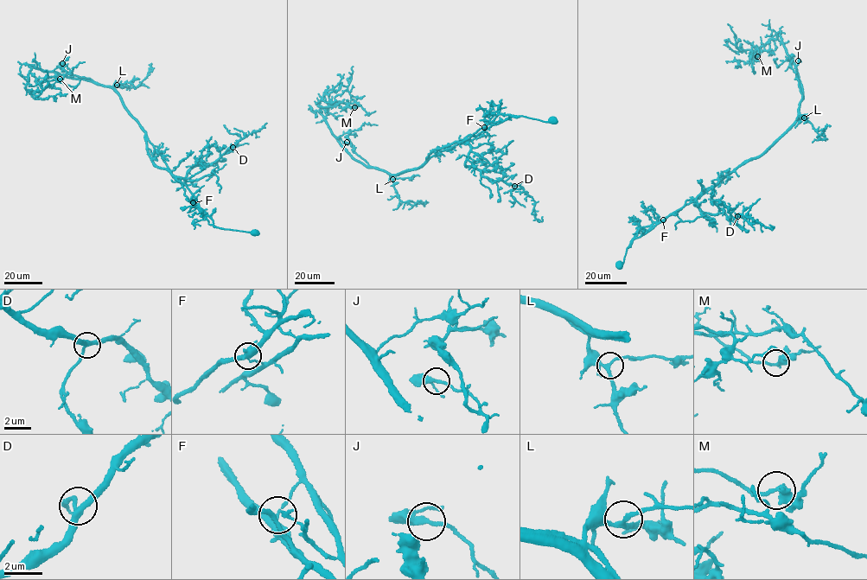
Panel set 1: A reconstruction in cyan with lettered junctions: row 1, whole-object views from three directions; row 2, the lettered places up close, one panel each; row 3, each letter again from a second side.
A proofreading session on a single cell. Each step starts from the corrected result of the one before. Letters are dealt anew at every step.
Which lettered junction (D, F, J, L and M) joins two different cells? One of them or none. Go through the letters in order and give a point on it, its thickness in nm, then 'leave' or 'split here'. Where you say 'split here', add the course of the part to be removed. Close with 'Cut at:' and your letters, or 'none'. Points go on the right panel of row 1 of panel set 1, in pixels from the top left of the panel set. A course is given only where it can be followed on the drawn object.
D: (737, 216) | 280 nm | leave
F: (663, 219) | 280 nm | split here | (663, 219), (695, 200), (736, 168), (762, 155), (795, 122), (802, 96), (790, 63), (793, 55)
J: (798, 60) | 260 nm | leave
L: (804, 117) | 240 nm | leave
M: (757, 56) | 260 nm | leave
Cut at: F

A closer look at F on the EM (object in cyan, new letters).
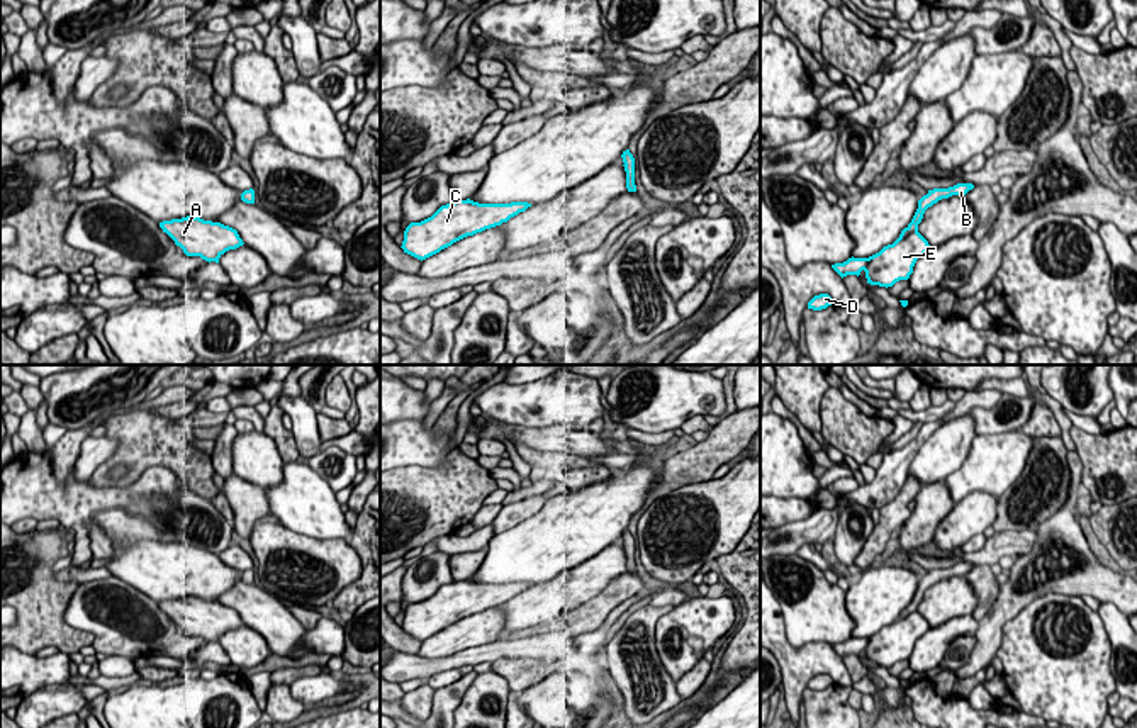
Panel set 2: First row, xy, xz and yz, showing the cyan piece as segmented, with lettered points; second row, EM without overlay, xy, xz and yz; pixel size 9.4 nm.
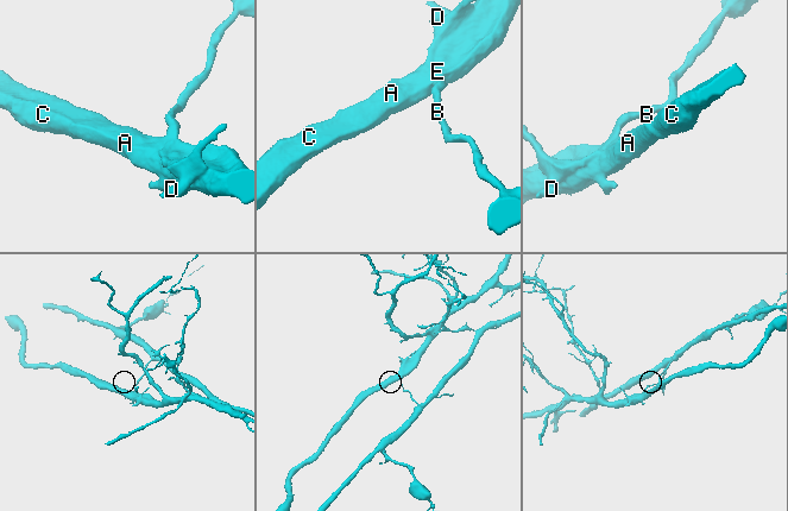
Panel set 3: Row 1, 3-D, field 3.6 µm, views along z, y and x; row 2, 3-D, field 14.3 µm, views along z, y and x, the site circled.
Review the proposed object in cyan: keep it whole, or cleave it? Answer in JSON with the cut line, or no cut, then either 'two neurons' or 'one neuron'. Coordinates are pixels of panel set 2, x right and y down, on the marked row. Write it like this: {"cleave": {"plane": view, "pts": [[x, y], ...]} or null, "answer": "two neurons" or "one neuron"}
{"cleave": {"plane": "yz", "pts": [[946, 189], [934, 192]]}, "answer": "two neurons"}

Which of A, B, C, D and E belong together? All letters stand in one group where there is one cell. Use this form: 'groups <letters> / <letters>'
groups A C D E / B

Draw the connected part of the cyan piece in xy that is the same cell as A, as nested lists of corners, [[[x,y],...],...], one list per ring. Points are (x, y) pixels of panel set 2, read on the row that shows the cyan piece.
[[[195,216],[163,221],[160,227],[187,256],[200,256],[209,263],[219,263],[226,251],[244,244],[236,229]]]

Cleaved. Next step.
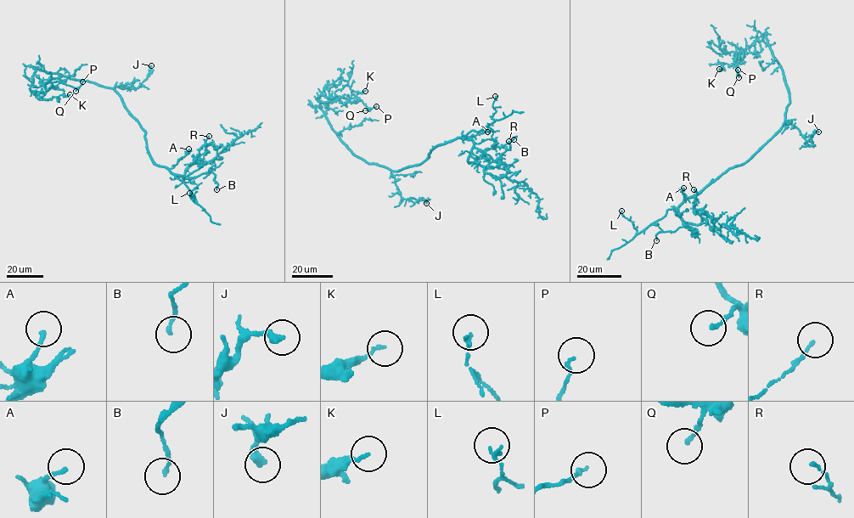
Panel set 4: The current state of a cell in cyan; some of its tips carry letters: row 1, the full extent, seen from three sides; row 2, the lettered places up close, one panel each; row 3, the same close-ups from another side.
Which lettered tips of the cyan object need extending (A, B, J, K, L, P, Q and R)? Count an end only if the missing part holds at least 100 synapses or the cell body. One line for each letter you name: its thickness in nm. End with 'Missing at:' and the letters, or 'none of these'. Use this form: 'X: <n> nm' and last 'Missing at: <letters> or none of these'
Missing at: none of these

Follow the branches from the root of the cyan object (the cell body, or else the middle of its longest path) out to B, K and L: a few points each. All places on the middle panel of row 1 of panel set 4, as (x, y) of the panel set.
B: (419, 164), (433, 148), (463, 137), (470, 137), (475, 148), (498, 163), (514, 139)
K: (419, 164), (392, 171), (356, 156), (339, 140), (316, 98), (333, 98), (345, 85), (354, 91), (365, 91)
L: (419, 164), (434, 147), (494, 121), (495, 96)

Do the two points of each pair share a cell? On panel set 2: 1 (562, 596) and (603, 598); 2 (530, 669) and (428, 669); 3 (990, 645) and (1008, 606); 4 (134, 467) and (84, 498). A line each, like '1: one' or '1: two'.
1: two
2: two
3: one
4: two

